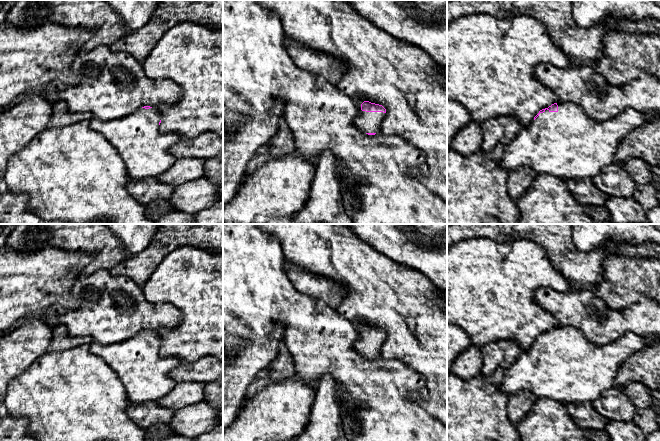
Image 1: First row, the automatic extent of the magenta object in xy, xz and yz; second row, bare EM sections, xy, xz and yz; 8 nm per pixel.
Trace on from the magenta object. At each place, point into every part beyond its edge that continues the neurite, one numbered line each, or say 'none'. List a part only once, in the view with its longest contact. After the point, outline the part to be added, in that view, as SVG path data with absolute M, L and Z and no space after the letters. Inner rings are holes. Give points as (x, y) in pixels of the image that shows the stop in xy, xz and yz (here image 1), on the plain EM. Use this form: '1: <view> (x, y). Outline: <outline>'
1: yz (567, 368). Outline: M571 326L559 327L557 336L545 334L530 350L522 351L512 366L504 370L501 390L508 395L529 391L536 398L546 397L563 404L592 403L614 386L619 368L636 352L647 346L660 344L655 340L648 345L634 332L627 332L617 340L602 346L590 343Z

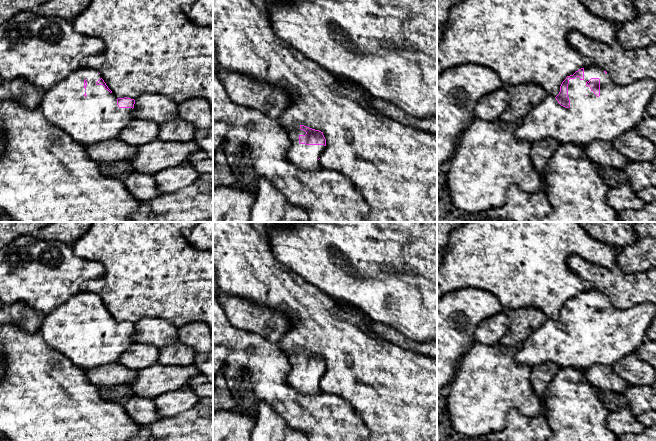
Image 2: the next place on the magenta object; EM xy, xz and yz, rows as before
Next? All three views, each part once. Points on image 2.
1: yz (618, 333). Outline: M591 289L584 292L583 304L579 301L569 304L569 332L561 330L554 320L547 318L522 342L515 358L519 365L527 365L531 368L545 363L554 363L559 368L575 367L582 371L594 365L613 366L637 350L655 316L656 304L654 303L644 303L620 310L612 305L603 293ZM591 302L600 303L599 321L589 310L586 310L586 306Z

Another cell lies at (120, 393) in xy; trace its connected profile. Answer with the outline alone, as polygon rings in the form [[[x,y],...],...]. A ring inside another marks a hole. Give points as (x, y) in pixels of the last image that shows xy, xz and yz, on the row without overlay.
[[[127,385],[99,387],[100,396],[102,399],[117,402],[123,405],[129,397],[133,396]]]

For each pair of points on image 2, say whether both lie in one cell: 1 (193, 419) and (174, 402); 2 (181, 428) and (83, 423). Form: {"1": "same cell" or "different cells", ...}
{"1": "different cells", "2": "different cells"}

